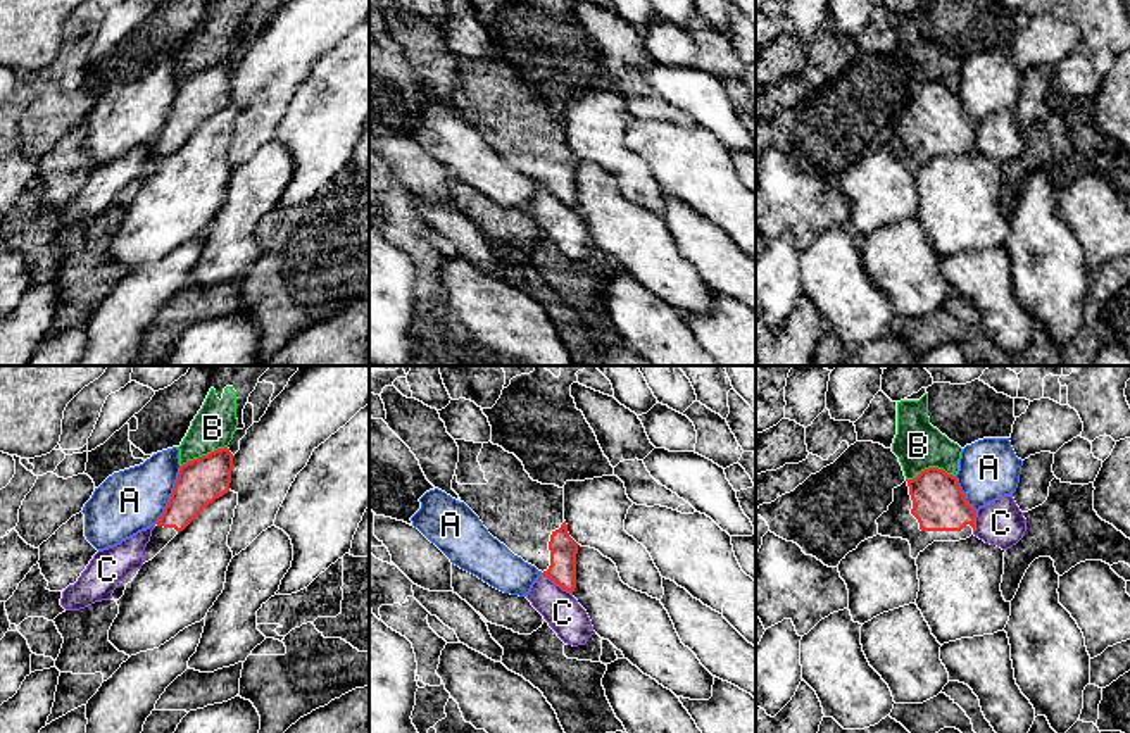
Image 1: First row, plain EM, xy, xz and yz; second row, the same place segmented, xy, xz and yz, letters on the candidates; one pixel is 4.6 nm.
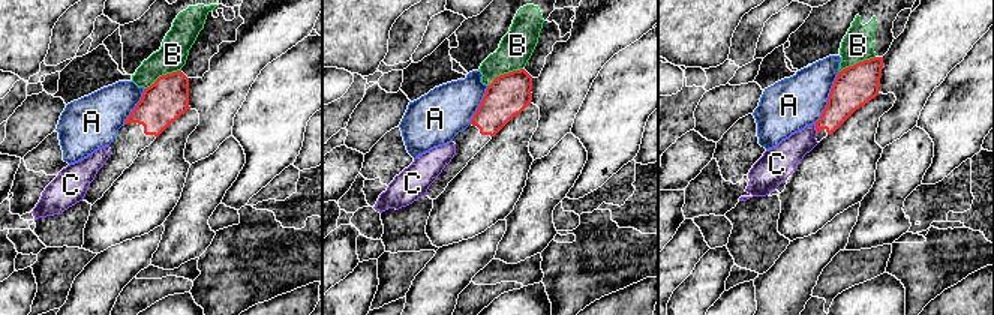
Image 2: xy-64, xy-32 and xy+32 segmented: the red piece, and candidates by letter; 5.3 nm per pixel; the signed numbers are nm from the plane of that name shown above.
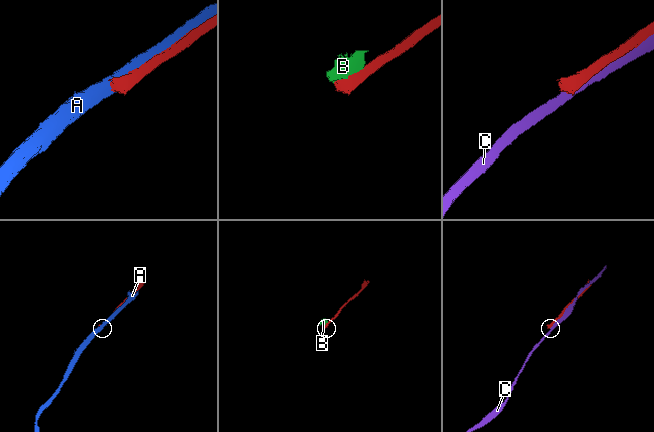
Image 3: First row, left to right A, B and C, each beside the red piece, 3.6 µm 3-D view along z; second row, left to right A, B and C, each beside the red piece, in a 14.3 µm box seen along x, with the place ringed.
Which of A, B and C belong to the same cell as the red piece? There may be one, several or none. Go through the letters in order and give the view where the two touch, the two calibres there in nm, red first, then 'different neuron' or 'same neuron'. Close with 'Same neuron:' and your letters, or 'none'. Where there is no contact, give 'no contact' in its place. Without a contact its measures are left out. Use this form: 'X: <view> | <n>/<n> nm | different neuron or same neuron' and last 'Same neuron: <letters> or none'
A: xy | 220/300 nm | different neuron
B: yz | 260/220 nm | different neuron
C: xz | 130/170 nm | different neuron
Same neuron: none

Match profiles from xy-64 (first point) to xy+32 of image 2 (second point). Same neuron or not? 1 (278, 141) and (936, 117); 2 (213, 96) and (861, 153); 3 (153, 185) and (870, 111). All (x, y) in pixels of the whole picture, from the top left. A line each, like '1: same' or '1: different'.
1: same
2: different
3: same

